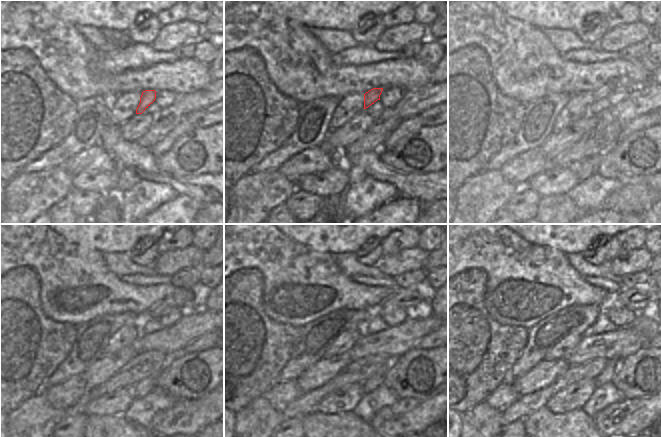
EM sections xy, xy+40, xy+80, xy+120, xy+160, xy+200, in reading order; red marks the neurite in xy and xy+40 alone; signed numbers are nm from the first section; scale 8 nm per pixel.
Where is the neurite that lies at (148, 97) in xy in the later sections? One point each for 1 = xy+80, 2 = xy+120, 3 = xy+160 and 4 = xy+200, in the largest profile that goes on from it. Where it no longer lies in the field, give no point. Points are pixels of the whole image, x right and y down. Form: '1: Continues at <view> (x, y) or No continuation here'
1: Continues at xy+80 (602, 92)
2: Continues at xy+120 (185, 299)
3: Continues at xy+160 (411, 299)
4: Continues at xy+200 (639, 298).

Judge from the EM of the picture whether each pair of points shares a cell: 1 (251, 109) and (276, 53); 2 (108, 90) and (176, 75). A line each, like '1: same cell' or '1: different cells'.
1: different cells
2: same cell

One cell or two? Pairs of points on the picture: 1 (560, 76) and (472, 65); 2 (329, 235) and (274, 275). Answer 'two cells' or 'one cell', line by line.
1: two cells
2: two cells

